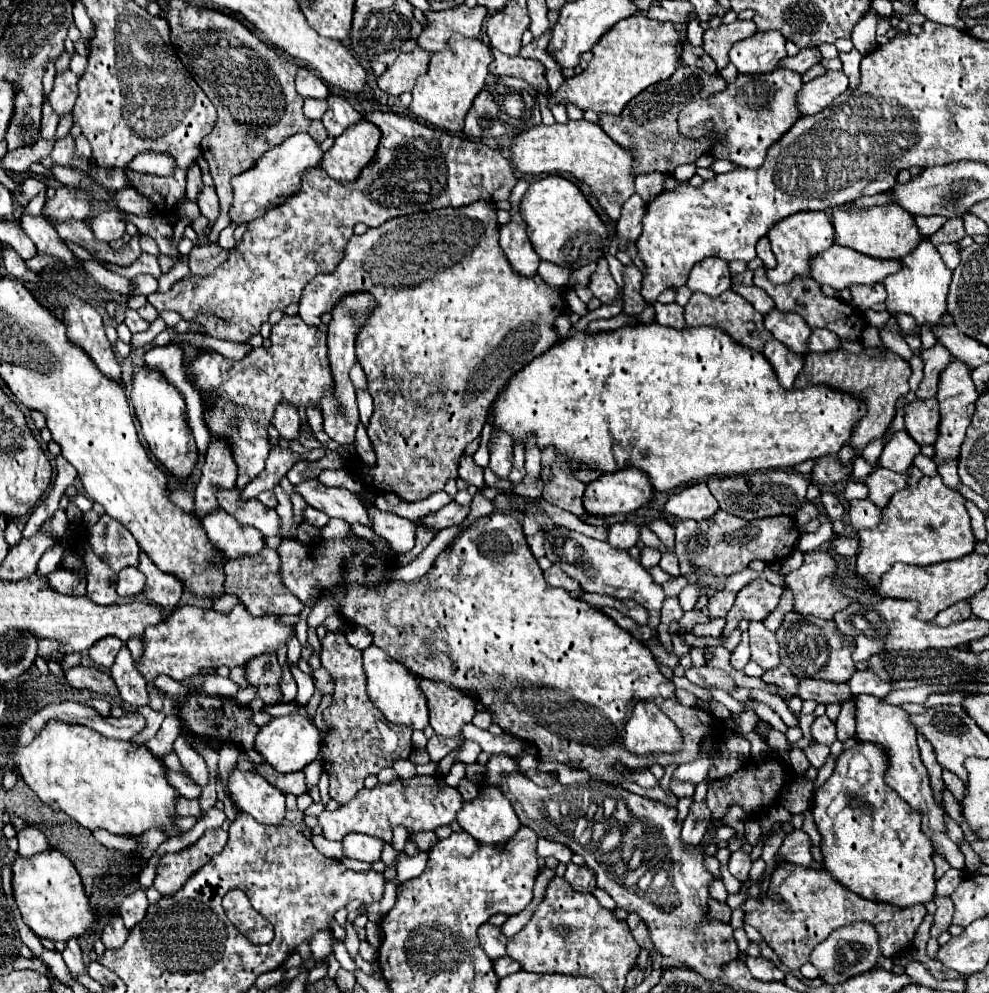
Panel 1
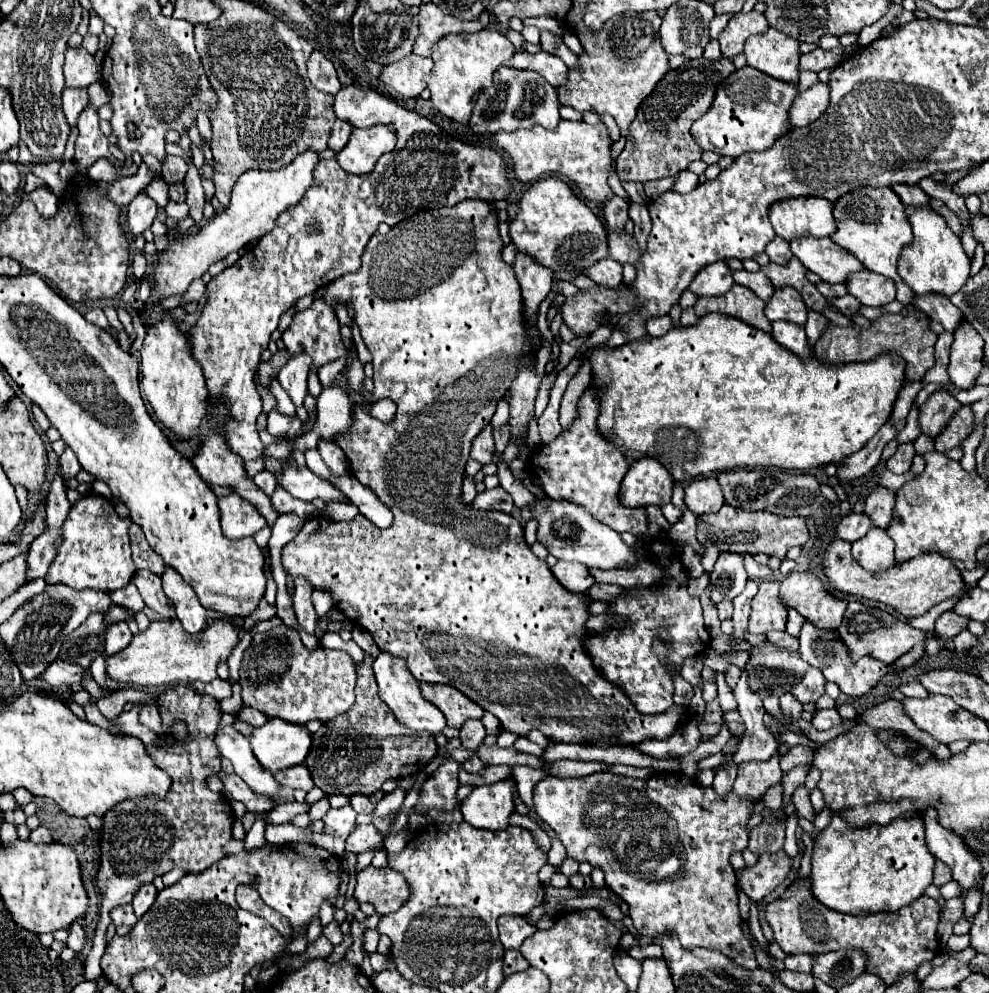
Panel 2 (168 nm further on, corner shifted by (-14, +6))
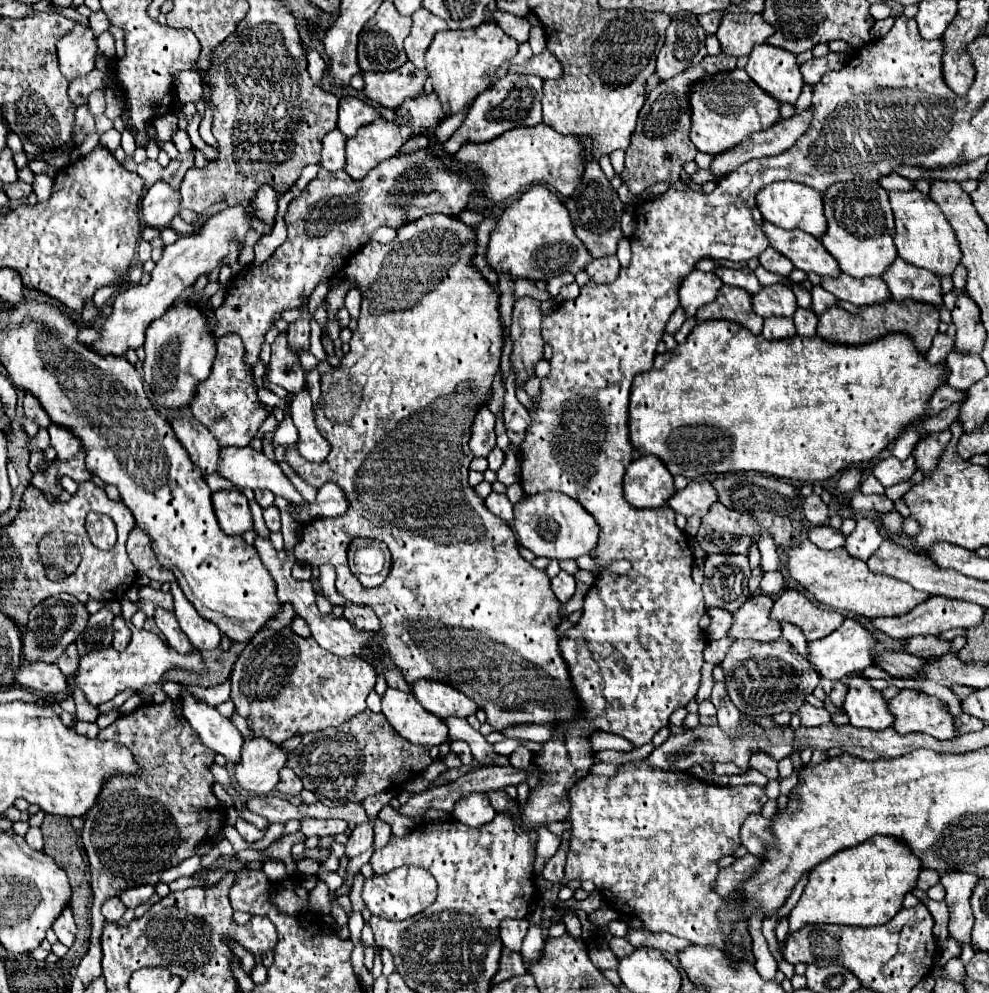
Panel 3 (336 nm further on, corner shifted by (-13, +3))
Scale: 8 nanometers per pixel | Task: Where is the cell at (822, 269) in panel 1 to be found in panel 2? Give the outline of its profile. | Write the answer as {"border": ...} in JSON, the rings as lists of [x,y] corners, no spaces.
{"border":[[[802,237],[790,243],[790,249],[800,257],[802,265],[822,277],[826,283],[844,283],[850,273],[864,271],[864,265],[850,255],[844,247],[838,247],[830,237]]]}

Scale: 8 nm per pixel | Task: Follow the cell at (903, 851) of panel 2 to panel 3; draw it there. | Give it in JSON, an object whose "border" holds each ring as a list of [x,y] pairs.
{"border":[[[871,838],[871,842],[863,842],[851,850],[841,850],[835,858],[821,862],[807,880],[807,886],[797,902],[797,906],[789,912],[789,934],[801,930],[807,924],[839,924],[839,926],[877,926],[889,922],[899,910],[905,894],[915,888],[917,876],[921,872],[919,862],[907,854],[907,846],[897,838]]]}

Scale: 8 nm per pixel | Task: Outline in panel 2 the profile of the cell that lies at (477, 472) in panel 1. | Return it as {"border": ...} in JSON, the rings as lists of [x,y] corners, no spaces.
{"border":[[[488,425],[486,431],[480,431],[480,435],[472,441],[470,457],[482,465],[488,465],[492,463],[492,455],[494,455],[494,437],[492,437],[492,427]]]}

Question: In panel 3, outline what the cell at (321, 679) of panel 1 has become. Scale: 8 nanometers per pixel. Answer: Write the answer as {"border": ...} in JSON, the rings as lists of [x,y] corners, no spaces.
{"border":[[[263,628],[243,648],[235,662],[231,674],[231,700],[235,704],[235,712],[247,720],[253,736],[261,736],[271,740],[273,744],[279,744],[295,734],[319,732],[331,726],[337,728],[349,722],[353,716],[367,710],[365,700],[369,692],[375,688],[375,680],[375,670],[371,670],[371,664],[367,664],[365,660],[335,656],[323,650],[313,638],[297,636],[291,628]]]}

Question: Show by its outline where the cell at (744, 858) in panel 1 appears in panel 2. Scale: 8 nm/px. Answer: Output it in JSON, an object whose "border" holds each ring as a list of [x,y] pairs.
{"border":[[[760,823],[750,831],[750,843],[748,849],[754,855],[764,855],[764,853],[776,853],[784,845],[784,827],[780,823],[768,825]]]}

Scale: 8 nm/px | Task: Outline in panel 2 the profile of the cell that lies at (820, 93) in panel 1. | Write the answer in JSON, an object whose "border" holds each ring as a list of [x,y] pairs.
{"border":[[[816,83],[810,89],[798,93],[794,99],[794,105],[790,109],[790,127],[804,127],[818,119],[830,101],[830,85],[828,83]]]}

